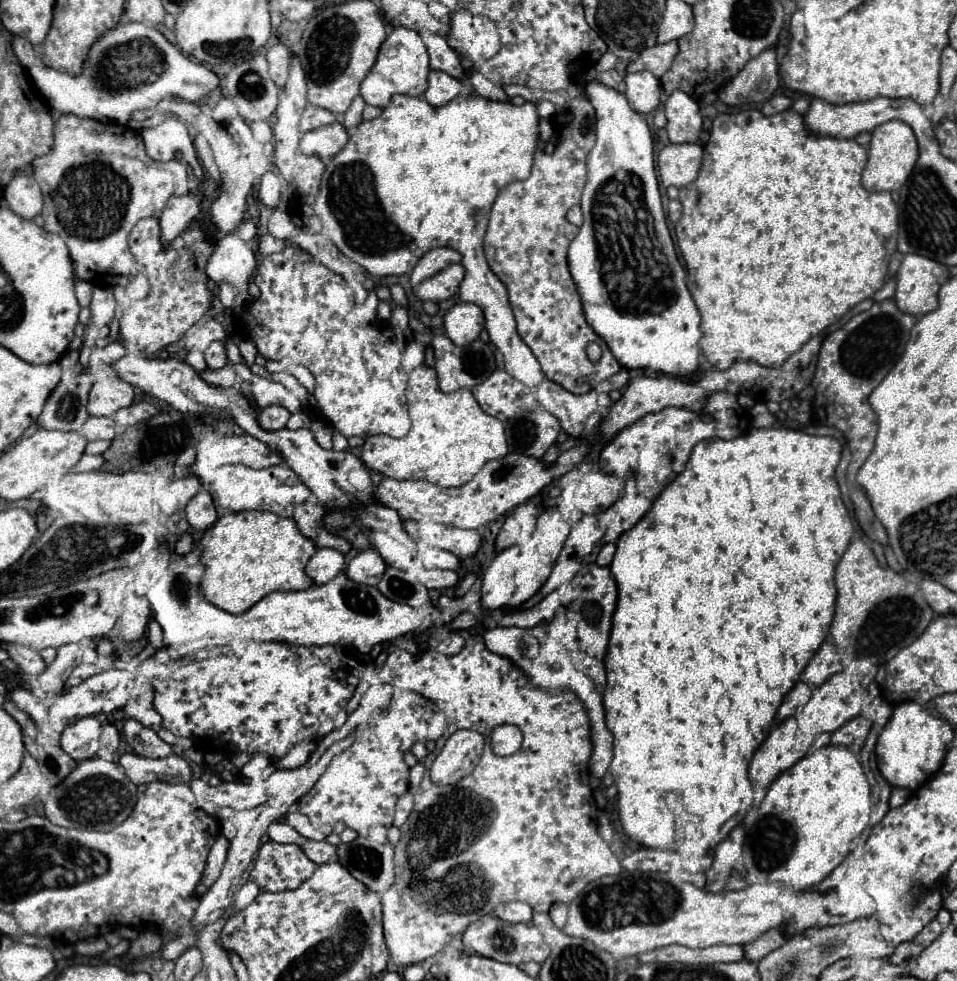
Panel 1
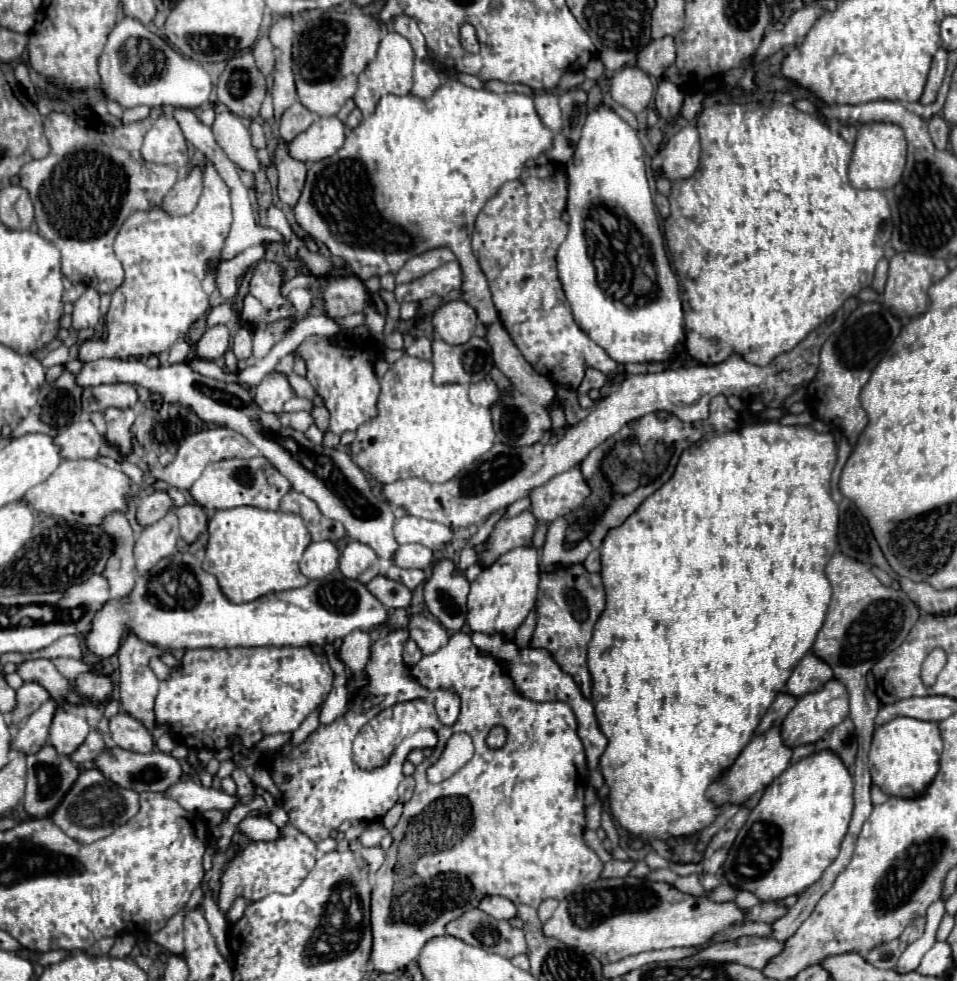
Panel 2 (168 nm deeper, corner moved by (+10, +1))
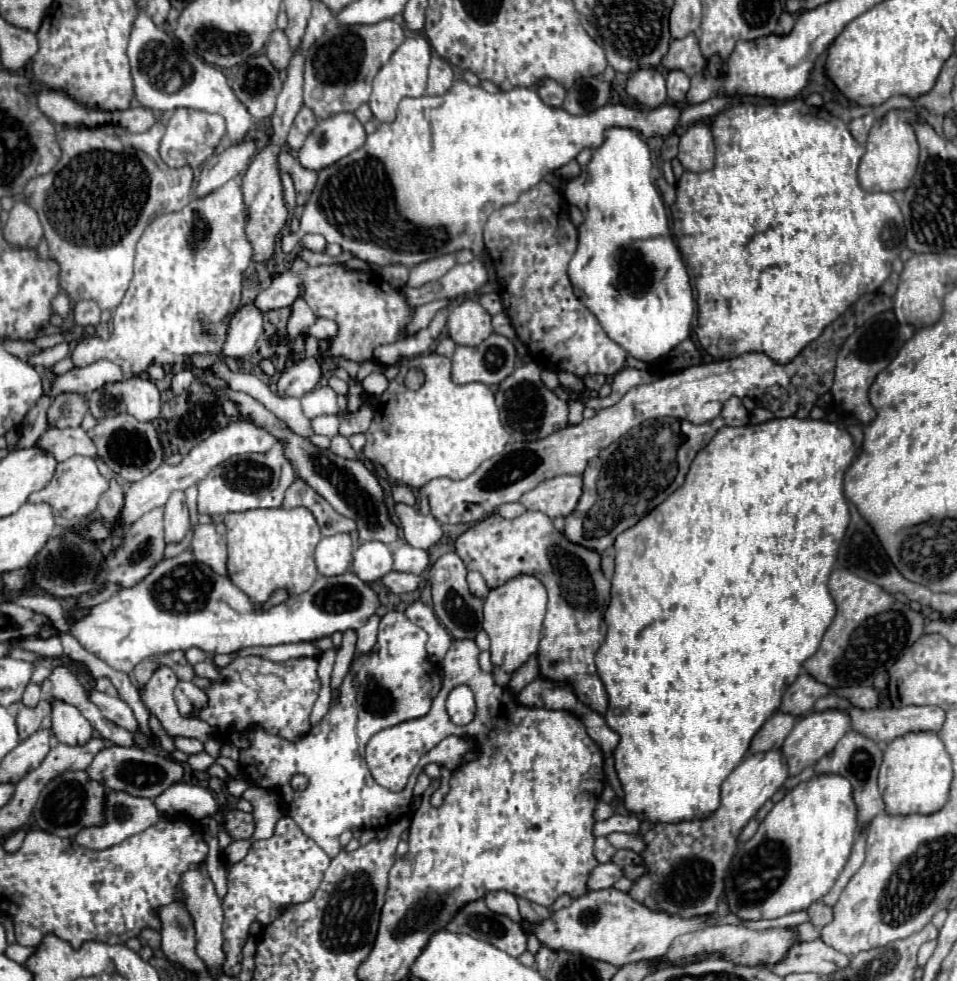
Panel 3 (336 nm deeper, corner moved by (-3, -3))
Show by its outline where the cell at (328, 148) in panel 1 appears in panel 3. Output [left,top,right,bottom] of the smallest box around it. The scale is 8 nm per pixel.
[299,112,365,172]

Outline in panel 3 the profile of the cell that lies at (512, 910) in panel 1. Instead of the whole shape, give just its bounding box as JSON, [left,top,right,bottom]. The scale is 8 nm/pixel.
[485,892,521,922]

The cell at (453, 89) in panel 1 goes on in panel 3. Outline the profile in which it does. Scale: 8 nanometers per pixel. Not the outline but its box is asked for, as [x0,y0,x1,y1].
[427,54,453,96]

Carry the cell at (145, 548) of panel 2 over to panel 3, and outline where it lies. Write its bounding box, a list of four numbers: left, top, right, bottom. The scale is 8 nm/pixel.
[165,492,191,542]

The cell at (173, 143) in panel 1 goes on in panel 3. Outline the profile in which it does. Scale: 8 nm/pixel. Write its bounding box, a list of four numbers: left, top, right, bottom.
[159,108,225,170]

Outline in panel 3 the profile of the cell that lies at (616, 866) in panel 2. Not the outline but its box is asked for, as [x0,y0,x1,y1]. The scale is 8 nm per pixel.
[589,862,625,890]

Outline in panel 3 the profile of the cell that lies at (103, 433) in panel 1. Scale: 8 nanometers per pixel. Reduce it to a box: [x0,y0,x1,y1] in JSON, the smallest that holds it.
[37,428,105,472]

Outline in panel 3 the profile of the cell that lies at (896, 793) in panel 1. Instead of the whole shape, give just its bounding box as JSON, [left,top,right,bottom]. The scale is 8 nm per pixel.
[815,730,885,824]

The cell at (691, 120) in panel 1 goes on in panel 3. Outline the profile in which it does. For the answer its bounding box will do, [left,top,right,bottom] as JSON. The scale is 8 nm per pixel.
[667,70,689,104]

